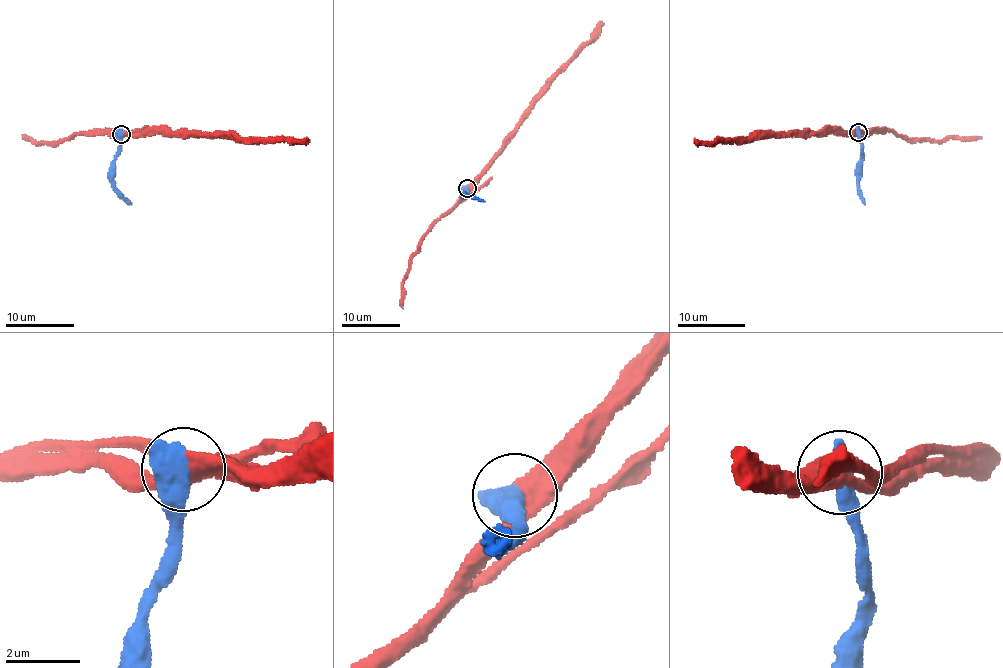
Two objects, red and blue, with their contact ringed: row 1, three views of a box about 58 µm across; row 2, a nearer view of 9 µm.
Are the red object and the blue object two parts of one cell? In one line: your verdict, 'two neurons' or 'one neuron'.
two neurons

